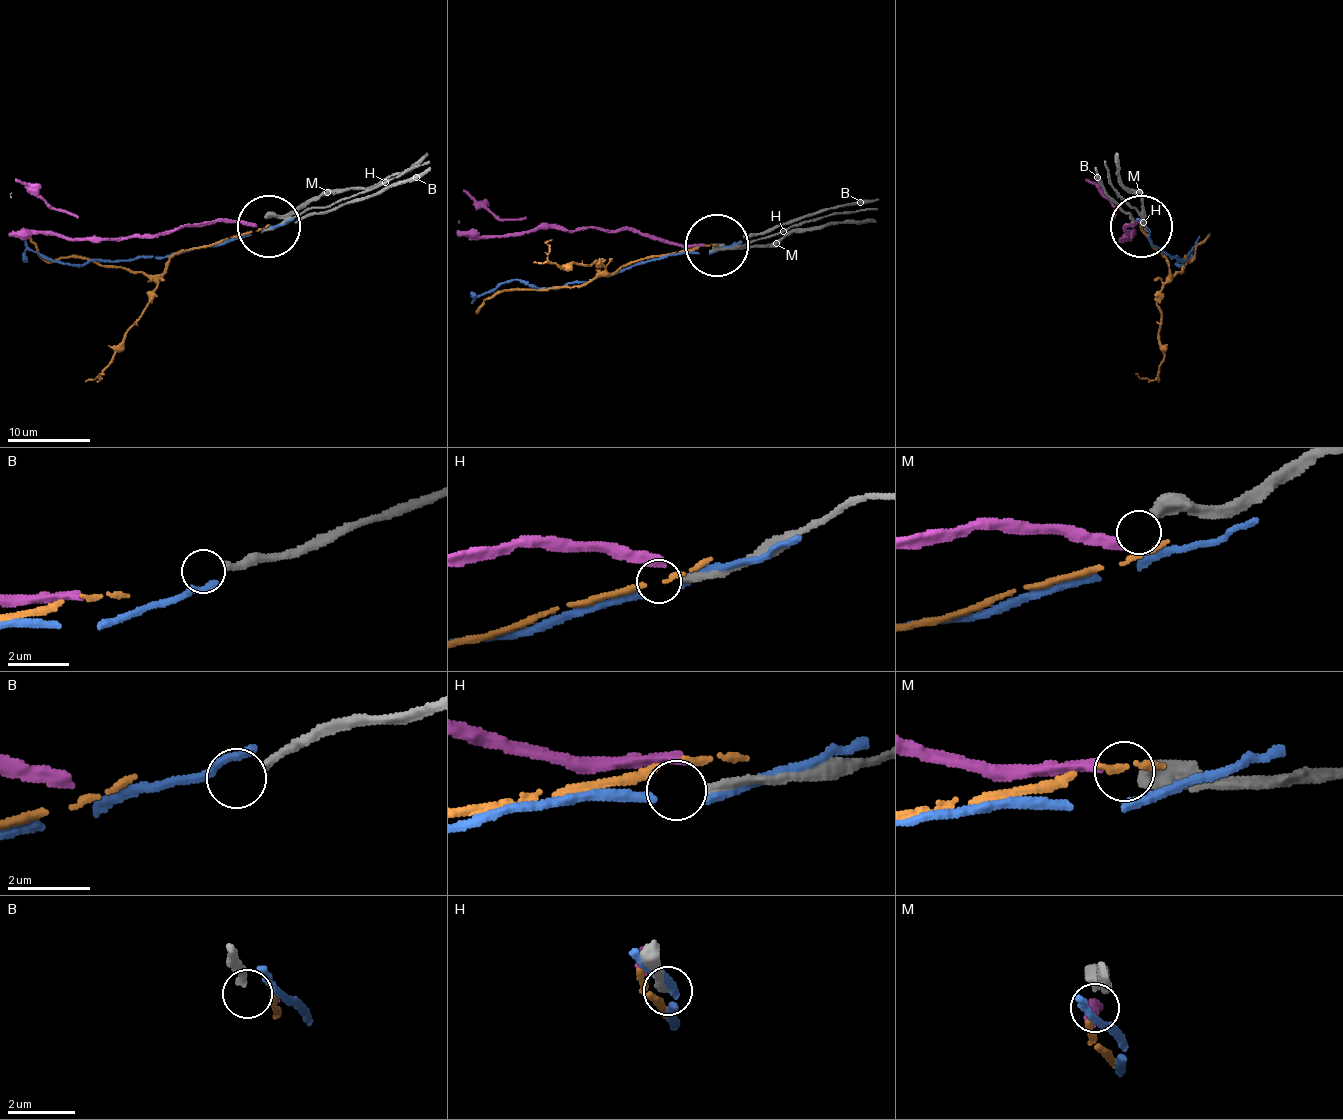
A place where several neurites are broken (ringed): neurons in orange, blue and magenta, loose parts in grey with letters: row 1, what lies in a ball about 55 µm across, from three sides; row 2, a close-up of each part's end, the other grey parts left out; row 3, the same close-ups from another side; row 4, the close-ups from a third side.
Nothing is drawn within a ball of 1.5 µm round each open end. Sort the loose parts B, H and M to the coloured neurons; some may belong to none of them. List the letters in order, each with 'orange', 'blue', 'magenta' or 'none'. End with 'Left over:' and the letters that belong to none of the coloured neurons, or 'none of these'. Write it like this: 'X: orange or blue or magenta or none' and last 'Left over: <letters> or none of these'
B: none
H: none
M: magenta
Left over: B, H

